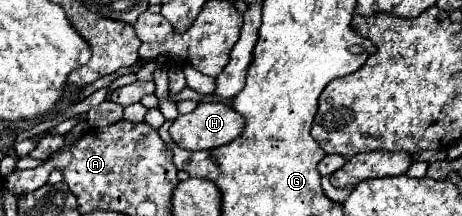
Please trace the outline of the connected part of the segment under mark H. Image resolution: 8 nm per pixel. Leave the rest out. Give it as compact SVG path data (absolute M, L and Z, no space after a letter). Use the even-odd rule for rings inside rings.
M202 101L198 103L198 107L192 113L186 115L178 115L174 119L174 123L170 125L168 133L172 137L172 141L188 151L208 151L208 149L216 149L220 145L226 145L228 141L236 139L242 133L244 127L244 119L226 103L220 101Z

